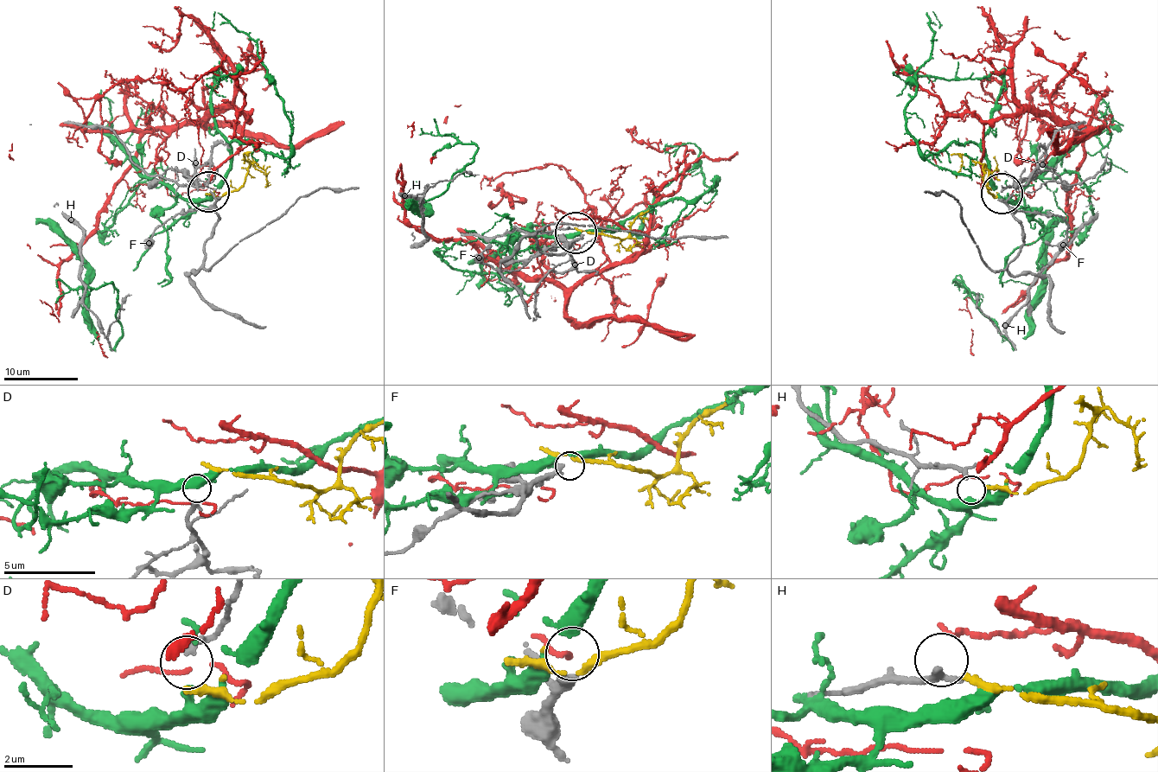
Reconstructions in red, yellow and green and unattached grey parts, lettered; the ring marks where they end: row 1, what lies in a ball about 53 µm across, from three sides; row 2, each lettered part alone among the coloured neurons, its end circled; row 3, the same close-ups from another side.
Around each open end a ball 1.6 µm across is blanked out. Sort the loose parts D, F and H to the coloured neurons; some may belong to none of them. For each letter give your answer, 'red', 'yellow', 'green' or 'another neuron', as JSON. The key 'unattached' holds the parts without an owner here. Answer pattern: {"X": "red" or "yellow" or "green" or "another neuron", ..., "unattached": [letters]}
{"D": "green", "F": "another neuron", "H": "yellow", "unattached": ["F"]}

